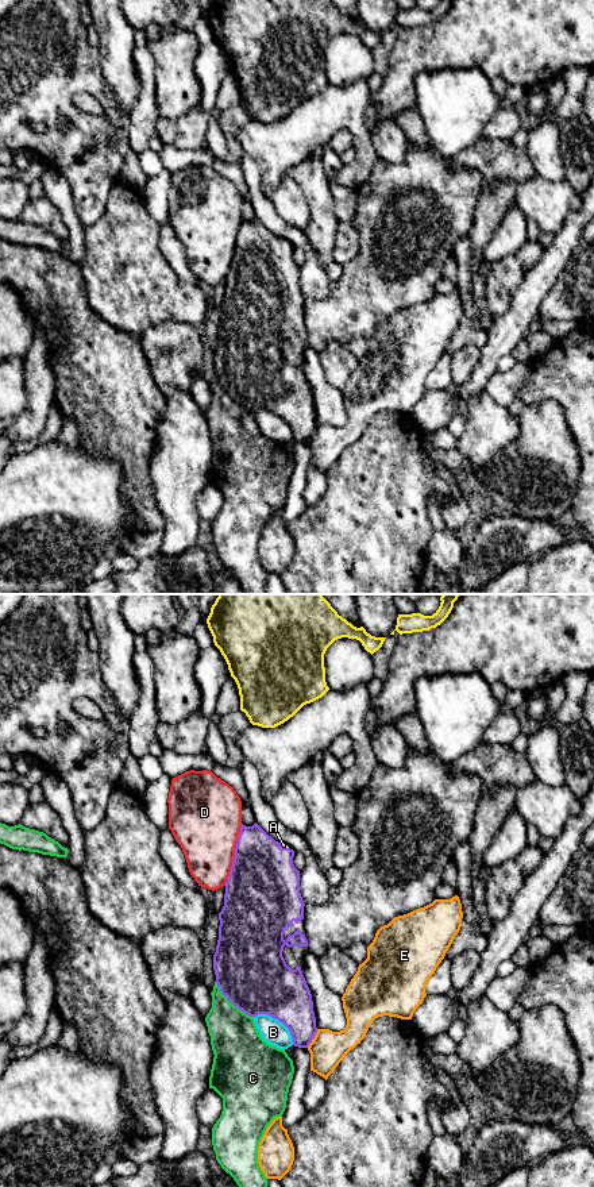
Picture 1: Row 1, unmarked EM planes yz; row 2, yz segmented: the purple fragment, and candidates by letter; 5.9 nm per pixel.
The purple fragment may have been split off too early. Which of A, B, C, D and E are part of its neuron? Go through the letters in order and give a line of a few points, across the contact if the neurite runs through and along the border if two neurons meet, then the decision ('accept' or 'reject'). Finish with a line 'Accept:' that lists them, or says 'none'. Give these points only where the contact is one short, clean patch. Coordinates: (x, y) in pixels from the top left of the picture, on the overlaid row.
A: accept
B: reject
C: reject
D: reject
E: reject
Accept: A

